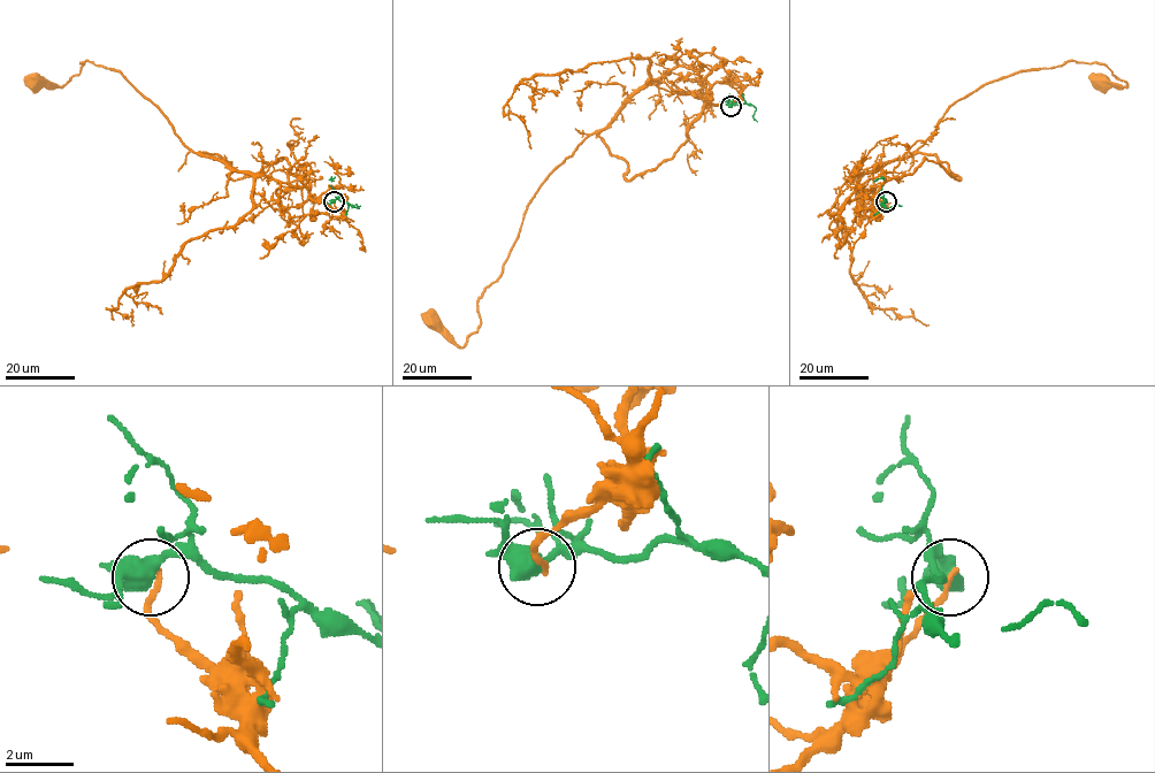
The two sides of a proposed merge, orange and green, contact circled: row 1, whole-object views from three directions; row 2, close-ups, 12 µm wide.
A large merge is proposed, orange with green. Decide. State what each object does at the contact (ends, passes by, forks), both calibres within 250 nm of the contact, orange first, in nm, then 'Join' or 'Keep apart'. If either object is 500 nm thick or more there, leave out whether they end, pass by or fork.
At the ring orange ends. At the ring green forks. Thickness 180 nm (orange) against 460 nm. Keep apart

